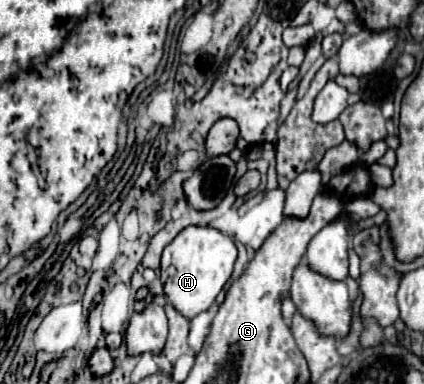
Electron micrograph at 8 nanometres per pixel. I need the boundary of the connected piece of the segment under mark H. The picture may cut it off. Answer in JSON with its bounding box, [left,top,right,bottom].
[161,226,237,320]

